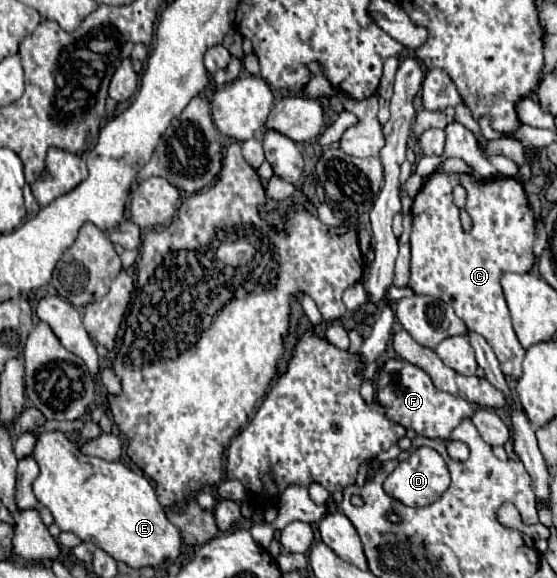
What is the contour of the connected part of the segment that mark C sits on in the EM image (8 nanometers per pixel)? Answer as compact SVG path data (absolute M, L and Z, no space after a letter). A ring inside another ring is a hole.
M436 172L426 180L412 204L412 266L408 288L414 294L436 296L452 304L456 316L466 322L468 330L486 338L502 372L512 378L520 376L526 350L514 334L500 278L506 272L530 272L538 262L534 256L534 230L534 212L522 182L516 178L474 180L470 174ZM456 182L464 184L468 190L464 210L472 218L470 232L462 230L460 210L452 202Z

